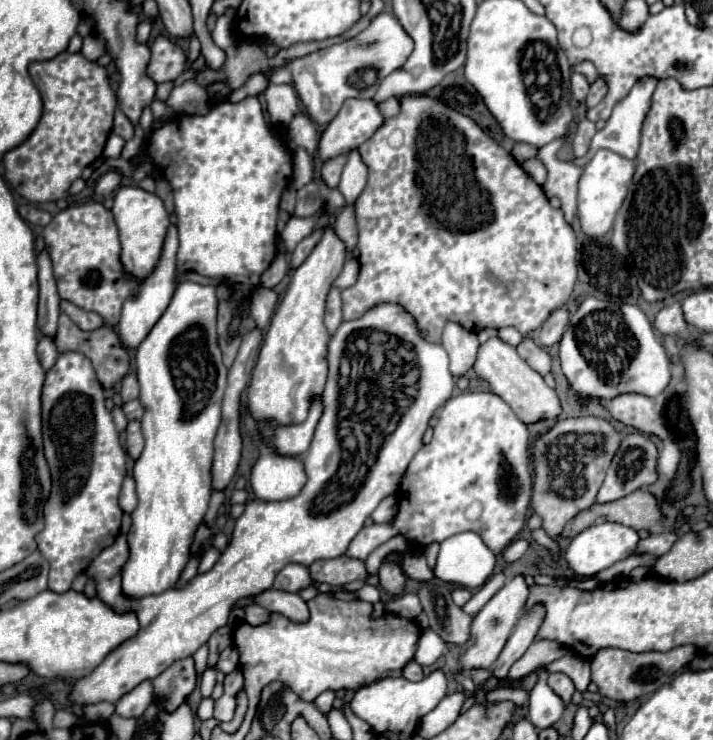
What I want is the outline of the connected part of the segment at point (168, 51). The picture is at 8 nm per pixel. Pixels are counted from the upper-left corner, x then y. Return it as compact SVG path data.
M159 35L153 41L151 63L147 67L147 73L155 83L175 81L185 71L185 65L187 65L187 57L175 41L171 41L163 35Z

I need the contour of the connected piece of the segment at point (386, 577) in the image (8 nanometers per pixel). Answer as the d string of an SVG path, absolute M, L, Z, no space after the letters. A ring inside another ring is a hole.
M383 559L377 575L379 575L381 589L387 591L389 595L397 595L397 593L403 591L403 587L405 587L405 575L403 575L403 571L399 569L399 565L395 561Z

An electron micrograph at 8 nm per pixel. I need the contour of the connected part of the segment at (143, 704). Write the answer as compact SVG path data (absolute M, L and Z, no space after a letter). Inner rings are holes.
M145 679L143 683L139 683L135 689L131 689L129 693L125 693L117 705L115 705L115 713L121 717L141 717L141 713L145 713L145 709L151 705L153 701L153 685L149 679Z

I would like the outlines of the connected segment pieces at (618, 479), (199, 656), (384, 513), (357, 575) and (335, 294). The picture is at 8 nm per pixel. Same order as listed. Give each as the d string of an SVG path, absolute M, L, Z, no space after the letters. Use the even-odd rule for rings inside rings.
M643 433L625 435L609 469L607 469L605 481L597 493L597 503L609 503L609 501L621 499L621 497L633 493L635 489L641 489L641 487L655 483L655 479L657 479L655 465L657 465L657 447L653 445L653 441L649 437L645 437Z
M201 645L197 651L195 651L195 655L193 655L193 659L195 659L195 669L197 669L197 673L203 673L207 668L208 662L208 645Z
M387 497L385 501L381 501L381 505L371 513L371 521L373 523L389 523L393 521L393 517L397 515L399 503L397 497Z
M335 557L335 559L321 559L315 561L309 567L311 579L323 579L329 585L337 587L343 583L353 583L353 581L367 581L369 571L363 561L349 559L349 557Z
M331 287L329 295L327 295L327 309L325 309L325 327L327 327L329 335L333 335L337 331L341 321L343 321L343 317L341 317L341 289Z

